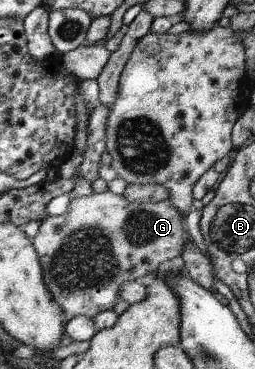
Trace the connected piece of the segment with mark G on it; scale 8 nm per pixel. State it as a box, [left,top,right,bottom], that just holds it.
[31,190,191,324]

